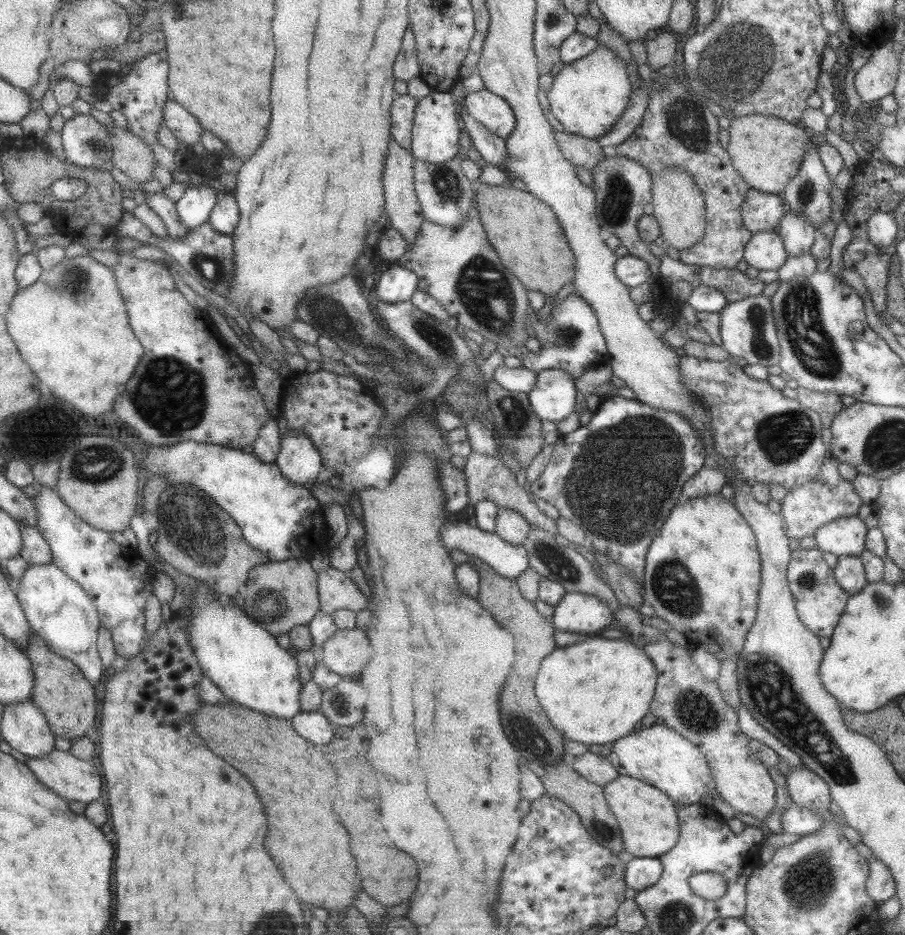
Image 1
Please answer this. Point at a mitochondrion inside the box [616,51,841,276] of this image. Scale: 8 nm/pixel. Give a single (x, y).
(685, 116)

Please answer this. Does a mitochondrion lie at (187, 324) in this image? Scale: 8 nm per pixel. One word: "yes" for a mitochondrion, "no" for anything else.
no

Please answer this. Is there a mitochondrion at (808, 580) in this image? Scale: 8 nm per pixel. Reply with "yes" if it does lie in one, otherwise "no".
yes

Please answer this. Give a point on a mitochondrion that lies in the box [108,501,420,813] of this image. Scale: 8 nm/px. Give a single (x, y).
(272, 607)

